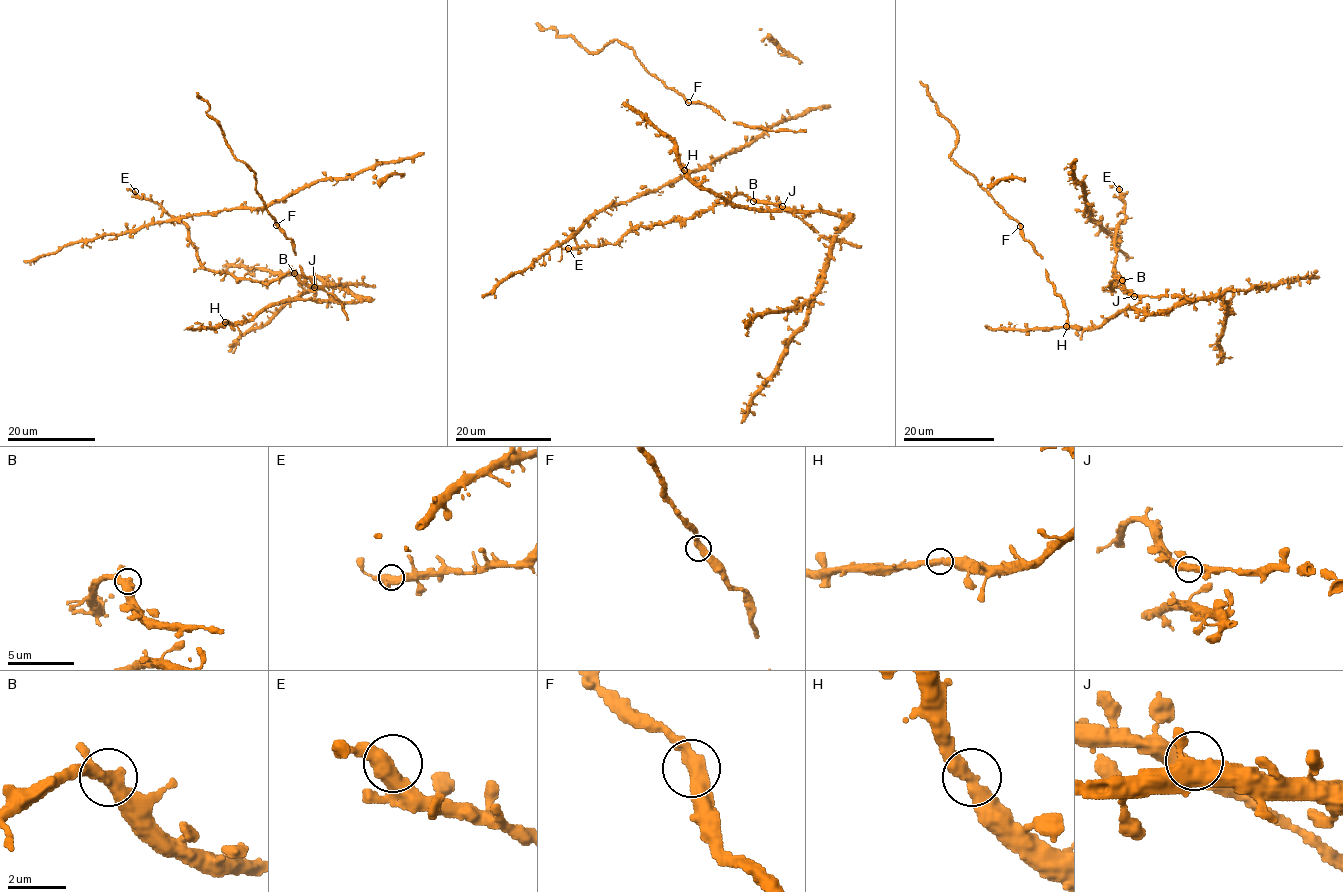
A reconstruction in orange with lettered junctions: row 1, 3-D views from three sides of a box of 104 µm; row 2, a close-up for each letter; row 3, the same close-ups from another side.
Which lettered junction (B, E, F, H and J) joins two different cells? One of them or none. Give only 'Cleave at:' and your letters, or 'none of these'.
Cleave at: none of these

